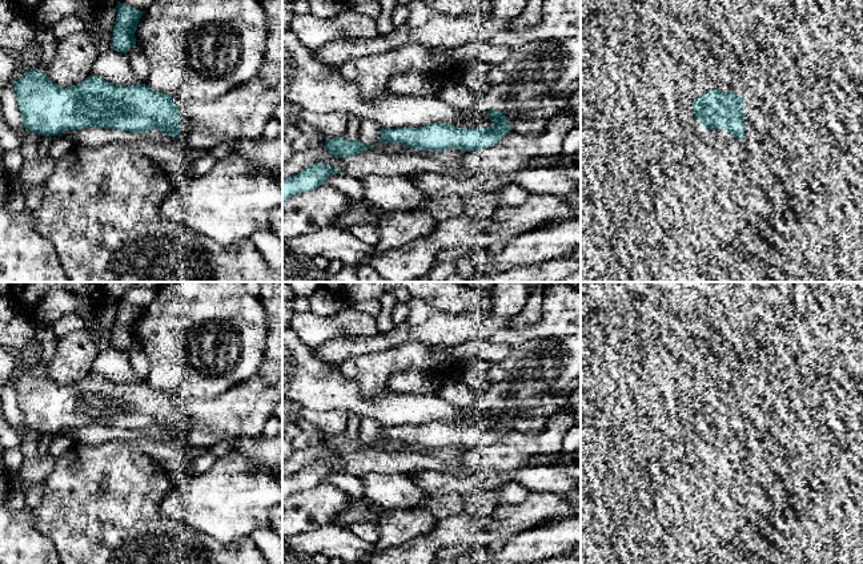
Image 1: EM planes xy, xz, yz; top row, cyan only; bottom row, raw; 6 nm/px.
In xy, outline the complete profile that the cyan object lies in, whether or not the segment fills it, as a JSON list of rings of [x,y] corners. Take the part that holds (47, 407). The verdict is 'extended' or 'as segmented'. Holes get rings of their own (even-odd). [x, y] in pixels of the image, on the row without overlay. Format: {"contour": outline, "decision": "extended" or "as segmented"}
{"contour": [[[31,367],[13,379],[24,426],[41,434],[57,434],[65,428],[104,426],[132,431],[152,427],[180,436],[180,408],[172,392],[152,388],[145,382],[115,383],[99,374],[89,374],[73,384],[60,386],[44,371]]], "decision": "as segmented"}

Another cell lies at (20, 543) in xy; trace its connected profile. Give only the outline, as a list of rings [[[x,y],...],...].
[[[0,443],[0,564],[61,564],[52,540],[35,527],[32,509],[11,509],[5,501],[12,492],[11,472],[4,466],[5,450]]]

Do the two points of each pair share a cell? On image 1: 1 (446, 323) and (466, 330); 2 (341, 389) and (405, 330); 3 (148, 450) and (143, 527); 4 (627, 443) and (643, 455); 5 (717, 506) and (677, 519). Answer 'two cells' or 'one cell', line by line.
1: one cell
2: two cells
3: two cells
4: one cell
5: one cell

